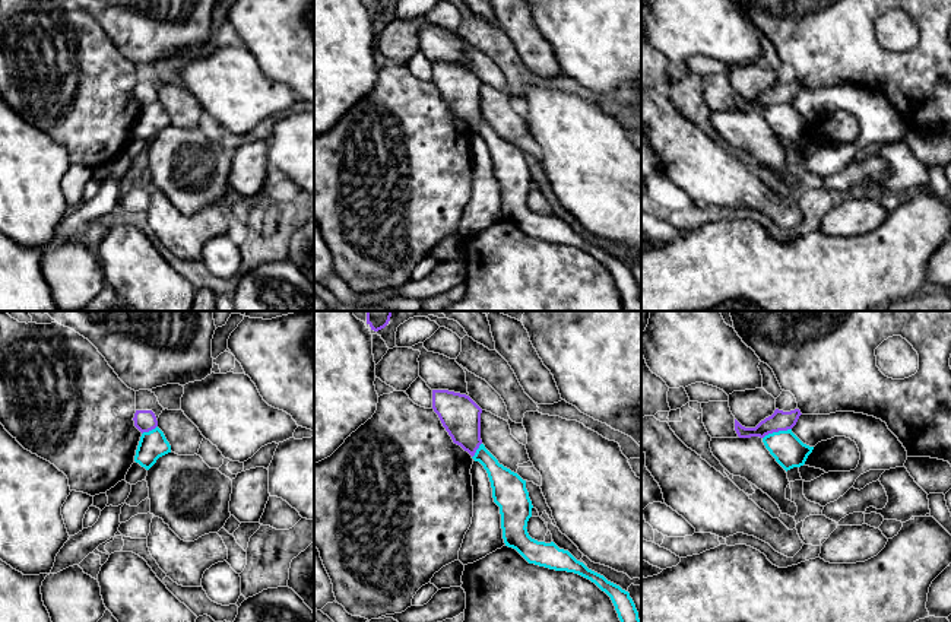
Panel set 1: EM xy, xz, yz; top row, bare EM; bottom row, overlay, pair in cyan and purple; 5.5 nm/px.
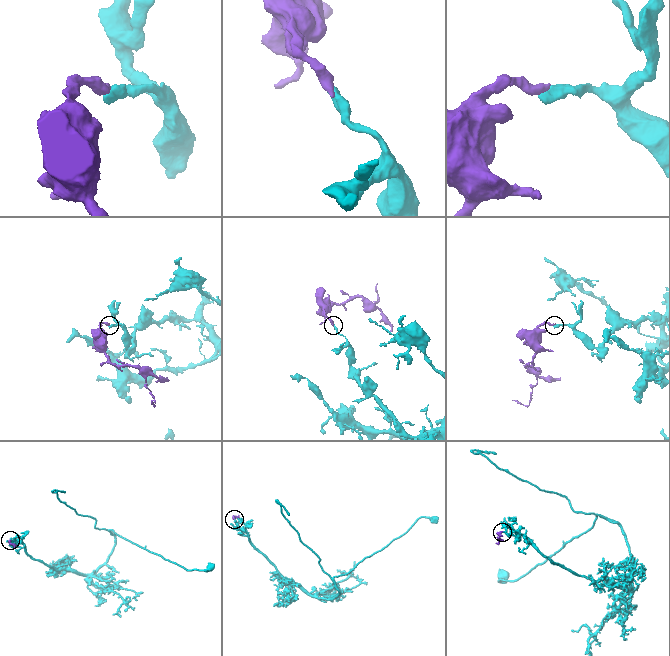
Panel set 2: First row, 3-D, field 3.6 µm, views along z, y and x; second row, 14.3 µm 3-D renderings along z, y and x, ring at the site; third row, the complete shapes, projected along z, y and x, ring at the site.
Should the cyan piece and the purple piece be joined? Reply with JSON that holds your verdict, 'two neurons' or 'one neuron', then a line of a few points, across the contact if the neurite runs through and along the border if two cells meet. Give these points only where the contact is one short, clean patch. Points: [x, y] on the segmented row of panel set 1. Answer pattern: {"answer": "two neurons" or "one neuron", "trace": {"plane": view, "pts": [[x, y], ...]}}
{"answer": "two neurons", "trace": {"plane": "yz", "pts": [[791, 428], [769, 432], [763, 438]]}}

